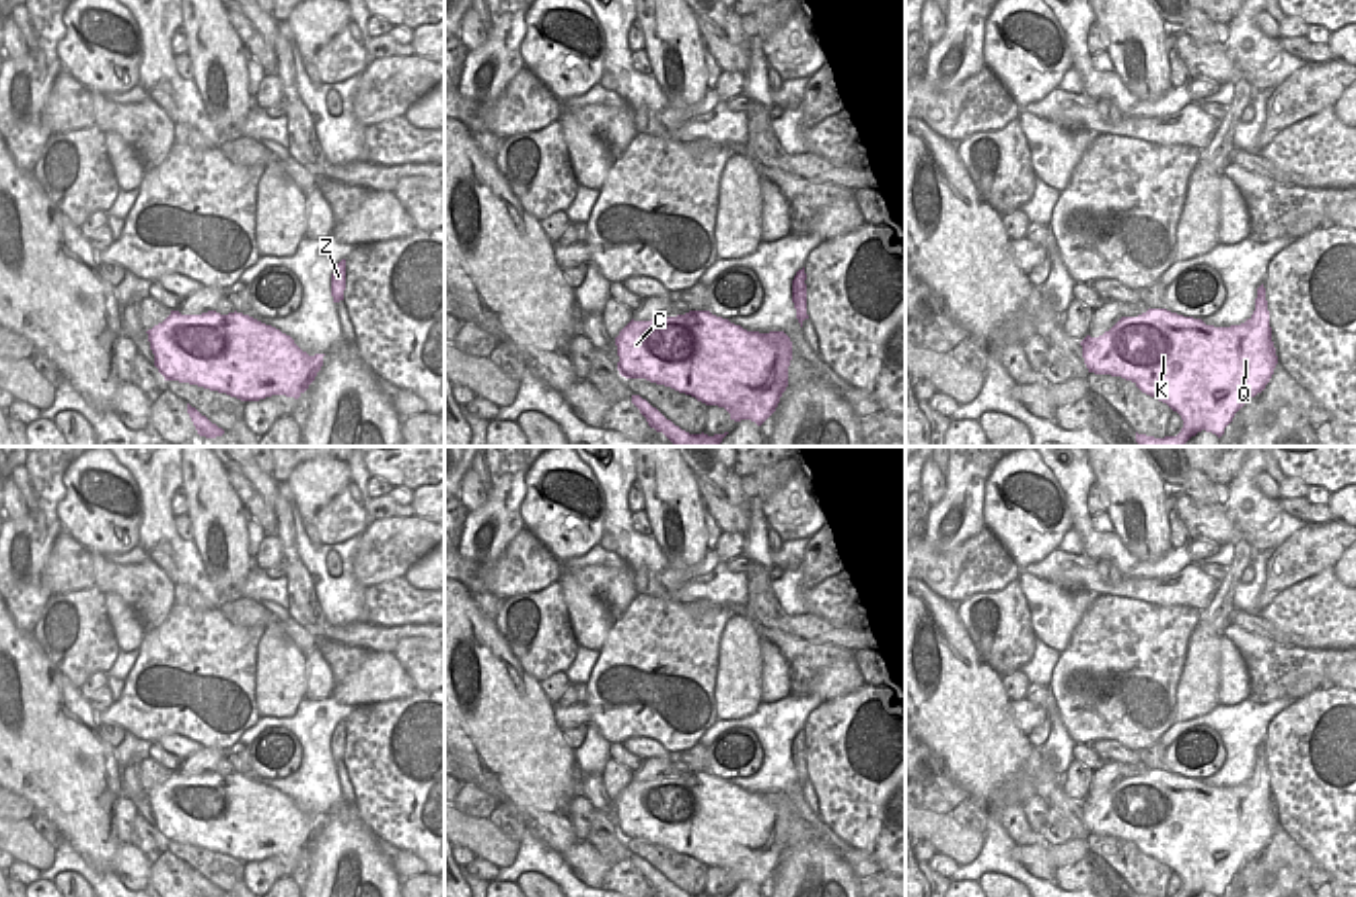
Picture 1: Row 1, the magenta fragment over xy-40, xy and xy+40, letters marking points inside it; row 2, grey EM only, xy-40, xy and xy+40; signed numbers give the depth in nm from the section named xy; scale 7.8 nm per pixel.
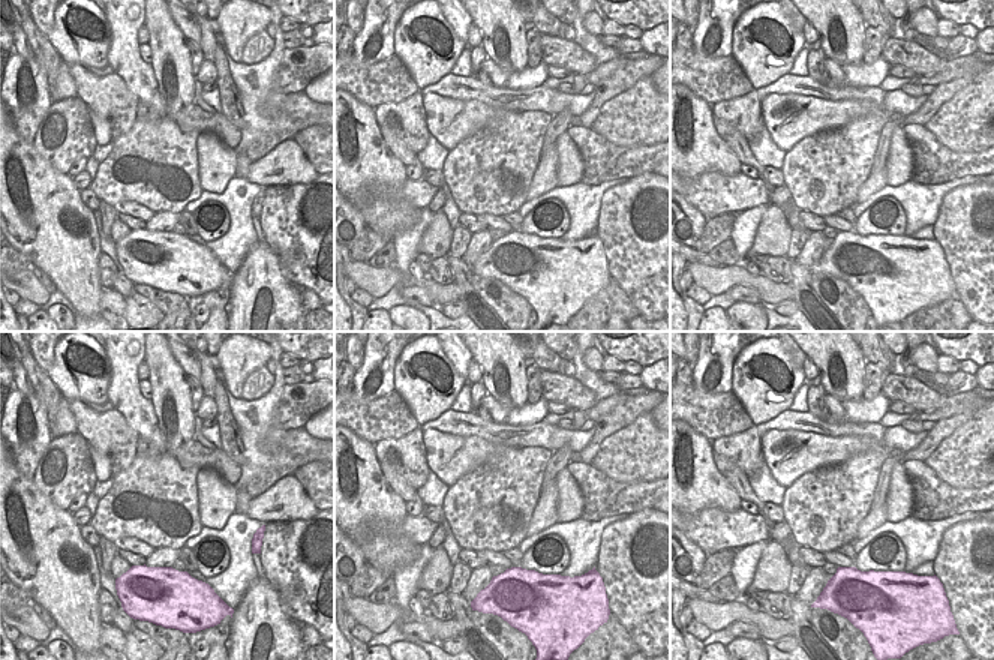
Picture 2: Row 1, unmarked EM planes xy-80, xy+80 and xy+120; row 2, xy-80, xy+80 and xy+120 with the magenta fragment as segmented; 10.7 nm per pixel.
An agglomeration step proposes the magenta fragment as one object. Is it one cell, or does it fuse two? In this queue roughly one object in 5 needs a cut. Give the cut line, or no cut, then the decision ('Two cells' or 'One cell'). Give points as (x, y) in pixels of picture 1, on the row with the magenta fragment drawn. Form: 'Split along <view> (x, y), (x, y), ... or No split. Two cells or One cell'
No split. One cell.

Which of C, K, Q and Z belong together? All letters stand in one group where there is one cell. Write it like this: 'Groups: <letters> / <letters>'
Groups: C K Q Z

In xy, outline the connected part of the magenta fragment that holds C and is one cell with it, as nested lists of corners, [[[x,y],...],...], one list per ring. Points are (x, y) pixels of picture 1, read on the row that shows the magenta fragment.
[[[710,311],[677,317],[630,321],[615,337],[617,370],[626,379],[646,379],[691,395],[706,405],[724,407],[730,420],[761,426],[778,407],[788,387],[792,342],[784,331],[747,331]]]

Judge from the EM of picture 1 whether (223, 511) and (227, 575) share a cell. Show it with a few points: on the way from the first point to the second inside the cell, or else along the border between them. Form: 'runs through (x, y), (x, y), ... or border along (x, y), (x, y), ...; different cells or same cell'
runs through (223, 527), (229, 558); same cell

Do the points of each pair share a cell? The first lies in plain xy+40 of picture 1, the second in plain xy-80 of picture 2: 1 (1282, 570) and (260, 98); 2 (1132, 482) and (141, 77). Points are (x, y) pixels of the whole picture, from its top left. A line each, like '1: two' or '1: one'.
1: two
2: two

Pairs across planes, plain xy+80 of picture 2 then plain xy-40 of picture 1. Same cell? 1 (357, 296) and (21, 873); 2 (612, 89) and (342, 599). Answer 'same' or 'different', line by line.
1: same
2: different

